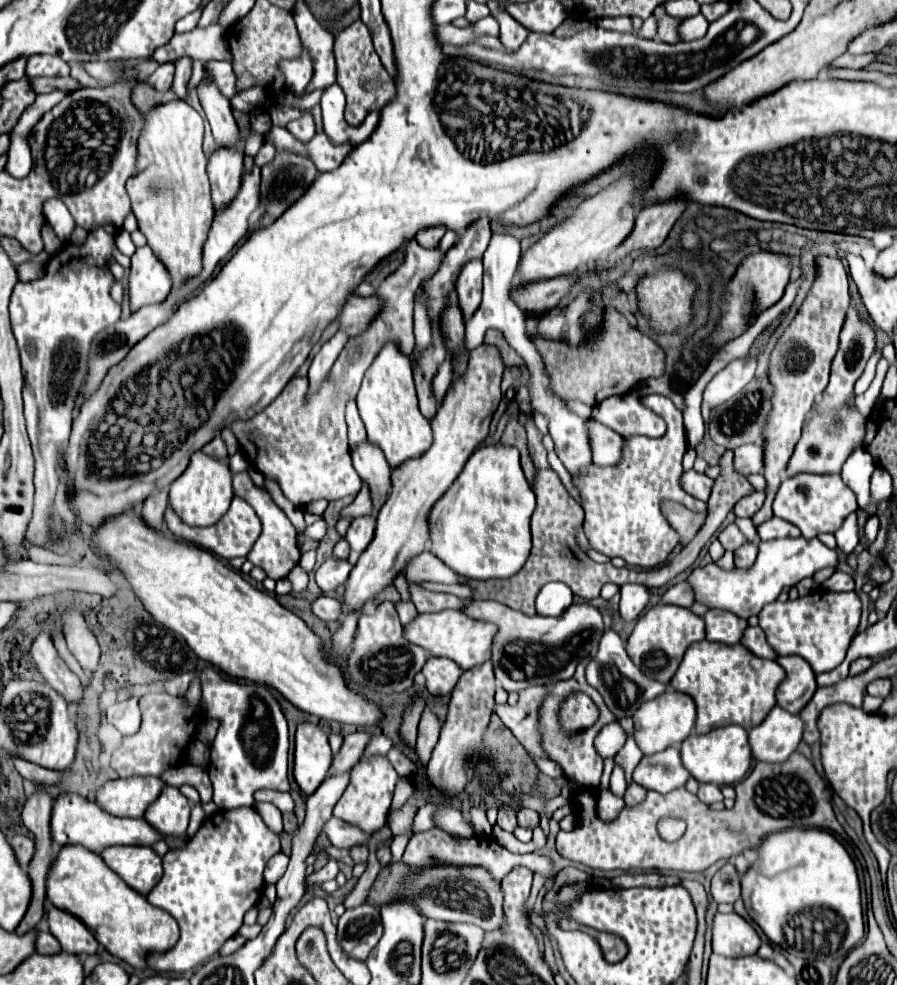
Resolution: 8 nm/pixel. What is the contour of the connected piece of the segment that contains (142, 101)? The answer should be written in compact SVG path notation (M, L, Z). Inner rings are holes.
M147 85L137 87L131 96L133 104L135 104L137 110L142 114L147 113L158 104L177 99L173 90L169 90L169 92L160 92Z

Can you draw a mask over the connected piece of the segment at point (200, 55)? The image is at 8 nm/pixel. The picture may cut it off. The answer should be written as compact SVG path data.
M207 26L207 28L195 28L185 34L175 34L165 46L159 46L153 52L153 60L159 64L175 62L181 56L191 56L201 62L209 60L225 60L231 62L231 52L225 42L225 28L223 26Z

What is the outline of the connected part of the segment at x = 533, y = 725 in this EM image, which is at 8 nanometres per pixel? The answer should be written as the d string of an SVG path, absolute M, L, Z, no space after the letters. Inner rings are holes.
M527 688L527 692L519 692L519 702L515 706L497 706L497 714L527 750L531 750L535 756L547 758L547 754L539 748L537 732L537 710L543 702L545 692L547 688Z

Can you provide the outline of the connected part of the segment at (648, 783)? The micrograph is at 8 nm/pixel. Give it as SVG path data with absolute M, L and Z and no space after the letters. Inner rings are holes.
M675 746L653 756L643 756L637 768L633 770L633 780L637 784L661 794L667 794L683 786L687 778L689 778L689 772L681 764L679 748Z

